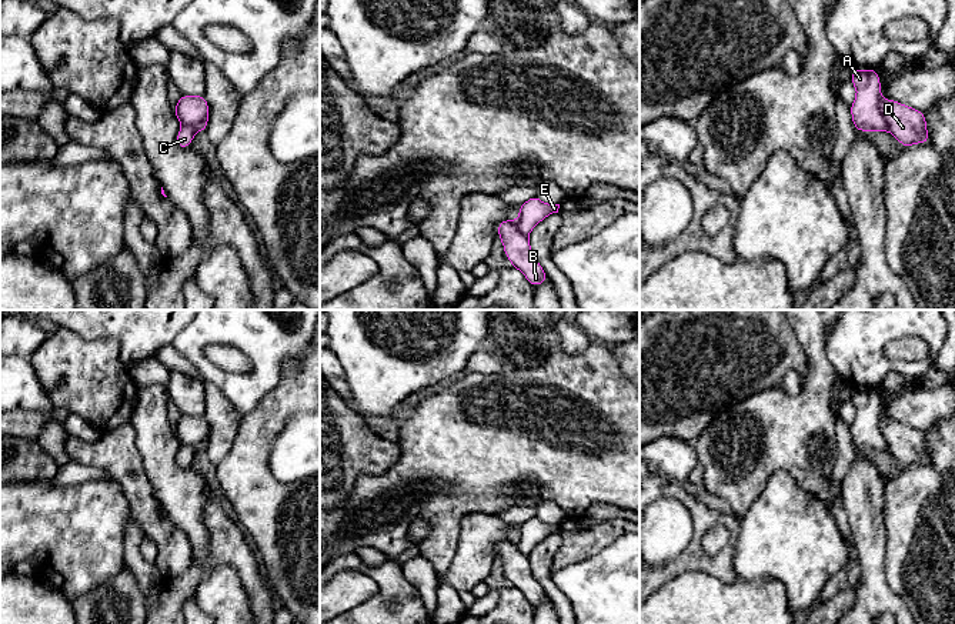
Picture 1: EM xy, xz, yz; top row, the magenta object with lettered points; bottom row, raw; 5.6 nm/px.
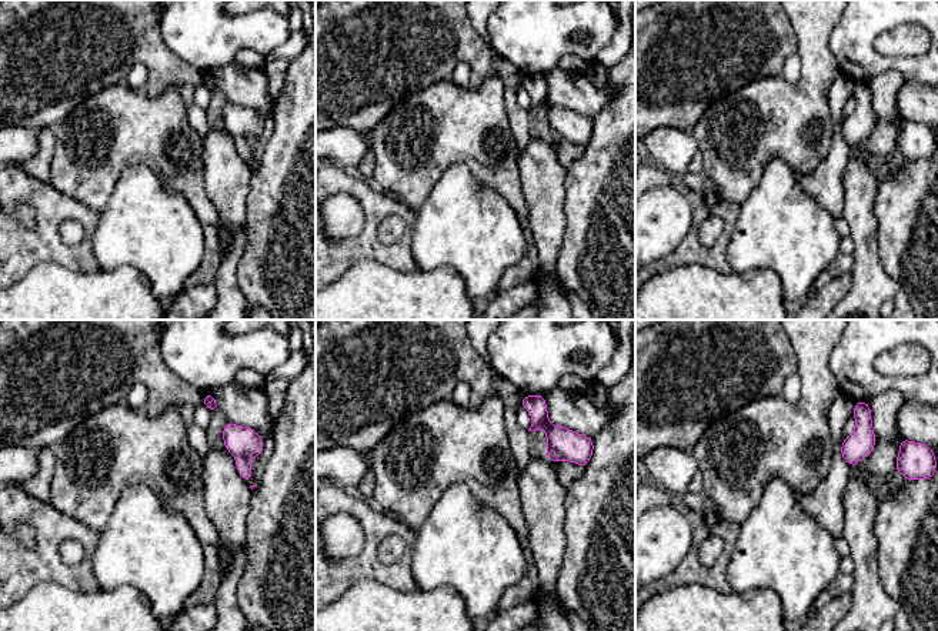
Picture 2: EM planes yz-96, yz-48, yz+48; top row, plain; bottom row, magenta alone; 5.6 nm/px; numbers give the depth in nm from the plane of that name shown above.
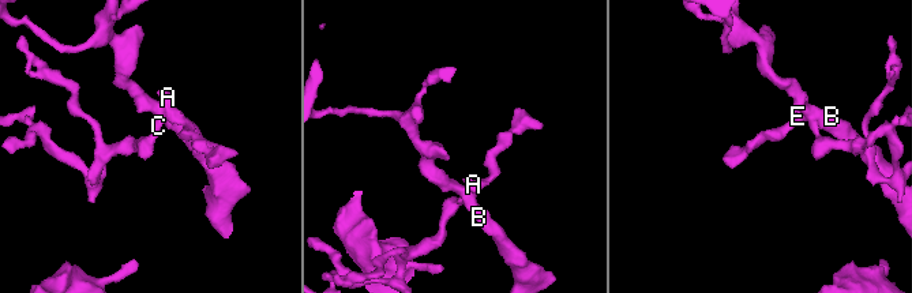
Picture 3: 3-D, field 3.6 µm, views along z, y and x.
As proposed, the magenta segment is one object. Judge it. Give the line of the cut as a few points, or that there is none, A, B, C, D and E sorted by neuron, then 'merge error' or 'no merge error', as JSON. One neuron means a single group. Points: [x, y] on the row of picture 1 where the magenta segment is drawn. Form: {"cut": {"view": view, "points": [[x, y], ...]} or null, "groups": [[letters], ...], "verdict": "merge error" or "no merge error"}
{"cut": {"view": "yz", "points": [[880, 97], [880, 113], [888, 129]]}, "groups": [["A", "C", "E"], ["B", "D"]], "verdict": "merge error"}

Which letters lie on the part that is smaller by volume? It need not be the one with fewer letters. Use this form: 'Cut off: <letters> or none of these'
Cut off: A, C, E

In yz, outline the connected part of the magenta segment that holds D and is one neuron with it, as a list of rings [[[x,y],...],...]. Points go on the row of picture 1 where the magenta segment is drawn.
[[[879,100],[879,110],[886,121],[888,131],[904,146],[928,143],[924,111],[901,104],[896,100]]]

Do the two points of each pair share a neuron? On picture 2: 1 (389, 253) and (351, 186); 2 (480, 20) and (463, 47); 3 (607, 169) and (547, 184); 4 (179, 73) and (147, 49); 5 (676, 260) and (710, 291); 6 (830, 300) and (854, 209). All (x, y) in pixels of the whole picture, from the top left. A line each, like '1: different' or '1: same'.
1: same
2: different
3: different
4: same
5: different
6: different

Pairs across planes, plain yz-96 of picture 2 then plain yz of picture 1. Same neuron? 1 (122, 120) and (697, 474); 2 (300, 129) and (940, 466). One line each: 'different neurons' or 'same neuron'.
1: different neurons
2: same neuron

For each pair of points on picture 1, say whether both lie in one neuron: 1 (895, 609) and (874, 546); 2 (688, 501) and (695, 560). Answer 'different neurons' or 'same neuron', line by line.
1: same neuron
2: same neuron

